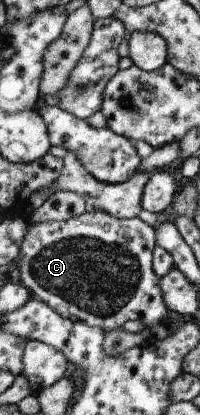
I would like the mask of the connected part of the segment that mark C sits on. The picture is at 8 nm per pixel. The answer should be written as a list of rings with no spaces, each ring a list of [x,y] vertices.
[[[94,210],[93,212],[86,212],[79,216],[74,216],[69,220],[34,222],[31,218],[27,220],[28,227],[21,245],[21,254],[19,255],[19,269],[20,283],[25,285],[32,293],[32,297],[40,298],[43,302],[49,304],[62,317],[75,322],[87,323],[90,327],[99,327],[104,331],[112,331],[112,329],[123,328],[128,321],[141,321],[148,330],[152,329],[158,324],[168,323],[175,315],[169,311],[169,306],[163,298],[163,291],[161,288],[161,278],[157,271],[153,268],[153,251],[157,246],[157,231],[153,226],[148,225],[140,219],[135,218],[119,218],[118,216],[110,215],[110,212],[102,210]]]

